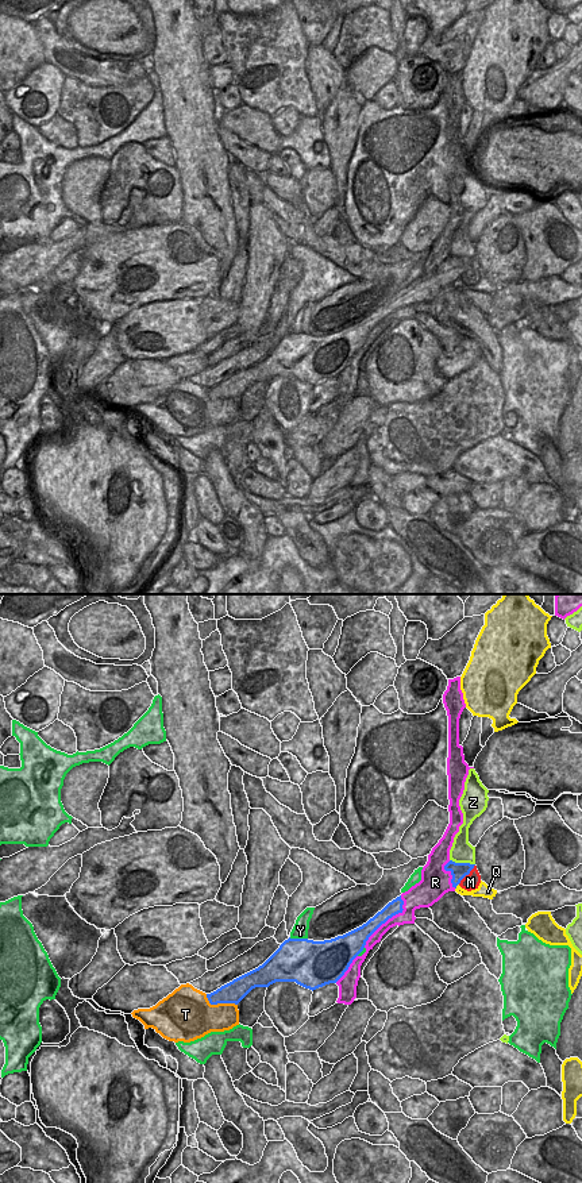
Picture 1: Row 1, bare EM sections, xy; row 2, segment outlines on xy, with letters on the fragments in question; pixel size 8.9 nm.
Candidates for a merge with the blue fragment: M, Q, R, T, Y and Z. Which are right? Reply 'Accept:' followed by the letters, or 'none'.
Accept: none

